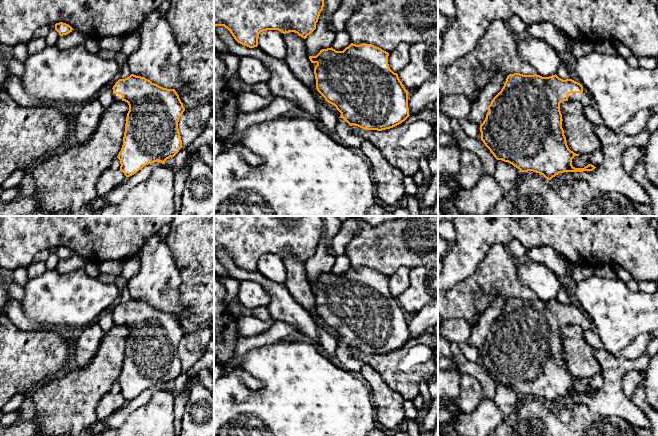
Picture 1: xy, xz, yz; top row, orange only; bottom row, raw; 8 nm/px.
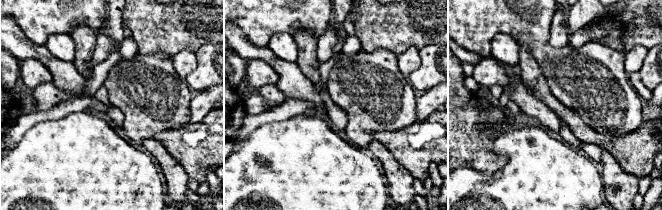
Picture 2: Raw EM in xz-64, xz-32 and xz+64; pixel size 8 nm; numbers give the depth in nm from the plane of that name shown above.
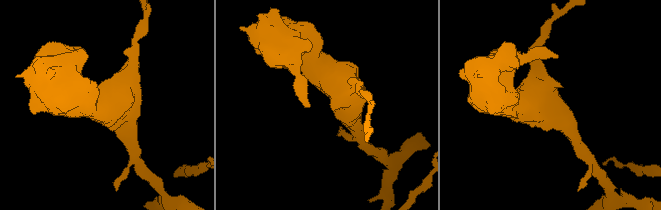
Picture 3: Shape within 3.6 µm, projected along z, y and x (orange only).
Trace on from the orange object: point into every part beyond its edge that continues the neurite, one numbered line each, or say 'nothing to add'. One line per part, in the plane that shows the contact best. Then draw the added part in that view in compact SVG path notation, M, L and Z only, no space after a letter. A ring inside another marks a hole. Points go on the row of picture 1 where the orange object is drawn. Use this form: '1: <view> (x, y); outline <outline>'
1: yz (585, 98); outline M583 87L582 93L569 94L568 101L578 101L582 103L584 106L591 106L591 102L593 101L593 99L591 95L587 92L587 90Z

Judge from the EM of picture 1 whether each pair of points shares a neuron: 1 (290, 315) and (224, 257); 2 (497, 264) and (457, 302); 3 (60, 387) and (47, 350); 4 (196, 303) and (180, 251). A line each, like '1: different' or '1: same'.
1: same
2: same
3: different
4: same

